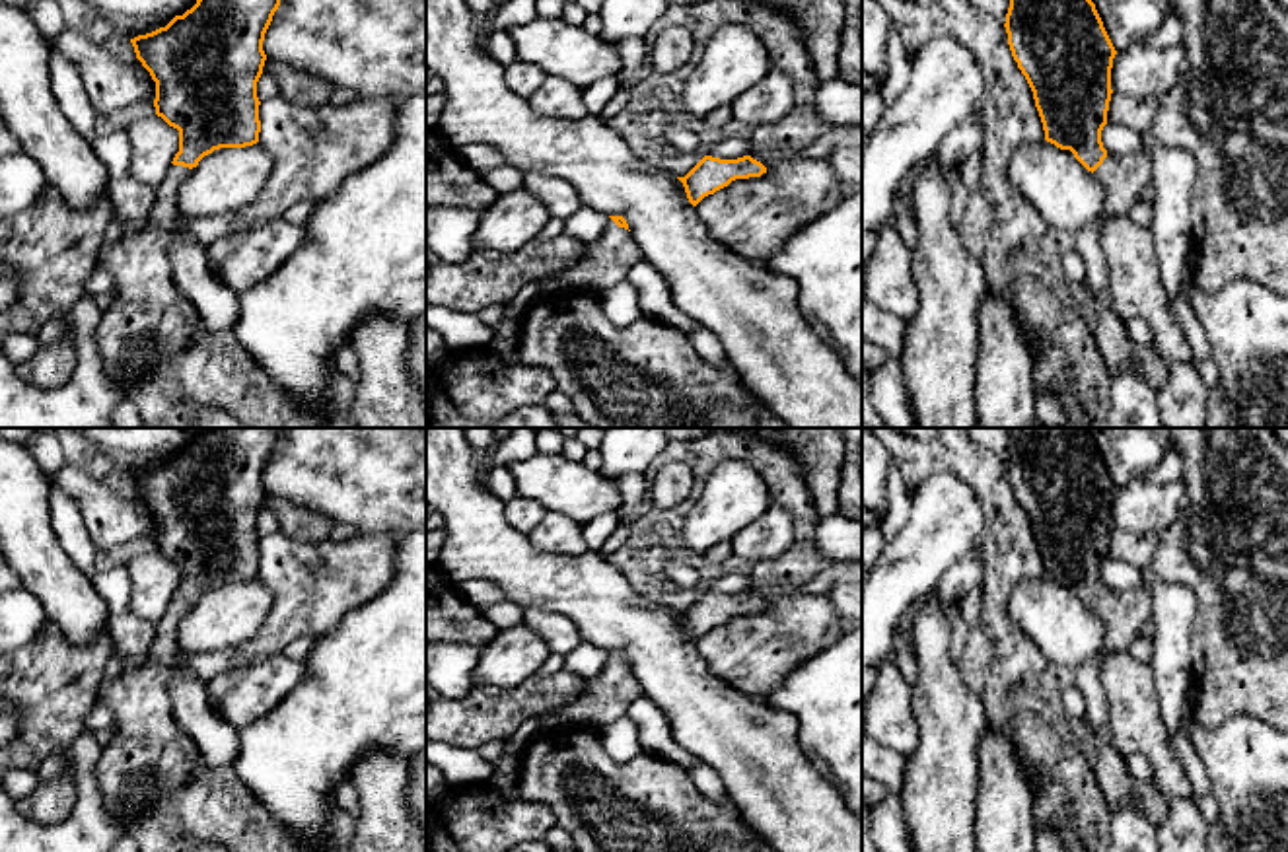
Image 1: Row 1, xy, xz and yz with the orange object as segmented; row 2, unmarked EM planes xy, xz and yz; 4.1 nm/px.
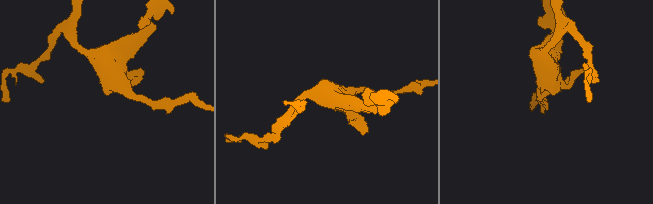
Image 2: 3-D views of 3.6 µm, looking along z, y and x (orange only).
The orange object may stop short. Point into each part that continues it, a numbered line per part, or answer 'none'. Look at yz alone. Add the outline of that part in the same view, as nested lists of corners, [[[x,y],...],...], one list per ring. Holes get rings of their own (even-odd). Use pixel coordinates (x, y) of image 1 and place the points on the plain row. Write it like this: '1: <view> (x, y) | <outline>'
1: yz (1123, 613) | [[[1144,584],[1123,591],[1107,589],[1093,611],[1103,622],[1101,654],[1128,650],[1142,624],[1152,619],[1152,595]]]

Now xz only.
1: xz (606, 699) | [[[607,654],[603,671],[586,681],[584,692],[558,712],[558,728],[603,729],[623,718],[638,694],[642,687],[632,669]]]

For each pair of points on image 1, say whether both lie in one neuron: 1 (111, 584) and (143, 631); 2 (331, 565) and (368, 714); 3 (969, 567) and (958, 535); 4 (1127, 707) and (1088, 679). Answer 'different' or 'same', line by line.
1: same
2: different
3: different
4: different

